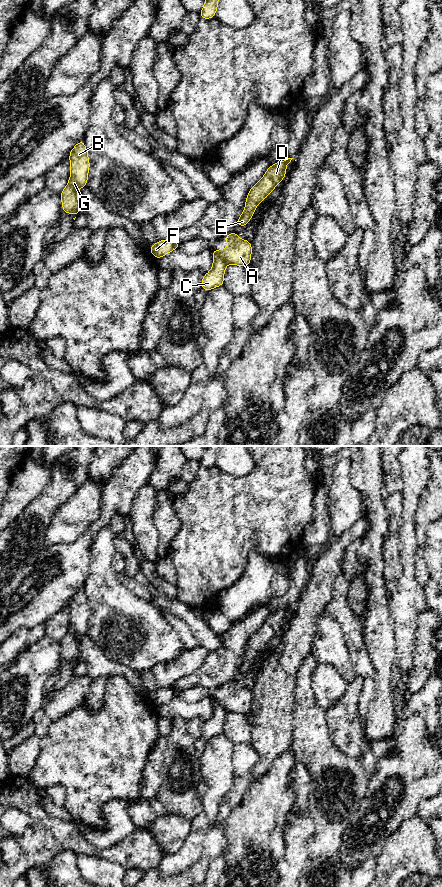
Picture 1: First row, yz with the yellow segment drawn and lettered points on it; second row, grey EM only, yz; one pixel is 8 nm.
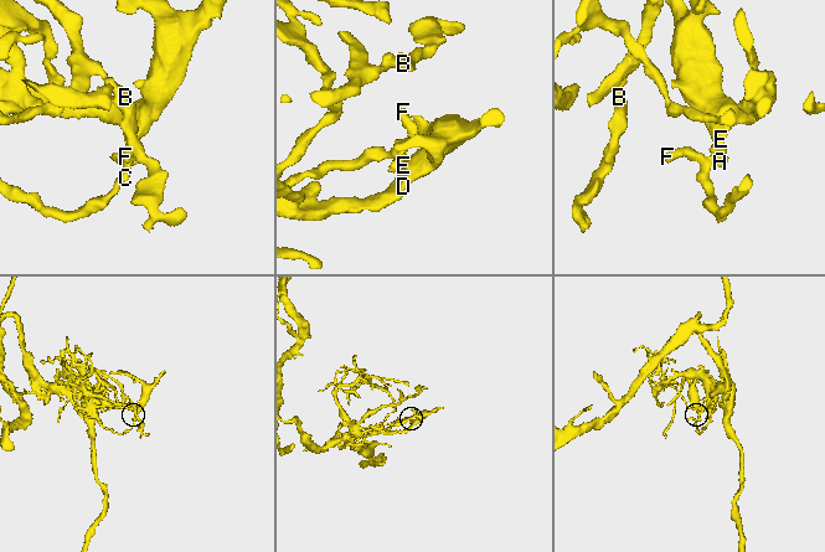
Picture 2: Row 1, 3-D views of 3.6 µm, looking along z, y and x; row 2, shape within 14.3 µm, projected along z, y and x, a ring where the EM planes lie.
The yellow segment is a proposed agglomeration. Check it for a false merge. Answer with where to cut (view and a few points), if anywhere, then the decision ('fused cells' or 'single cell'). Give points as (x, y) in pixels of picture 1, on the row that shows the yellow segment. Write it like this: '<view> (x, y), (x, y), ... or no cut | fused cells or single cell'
yz (216, 250), (226, 264) | fused cells

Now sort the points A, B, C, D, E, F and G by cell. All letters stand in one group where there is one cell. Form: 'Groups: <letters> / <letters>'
Groups: A D E / B C F G

